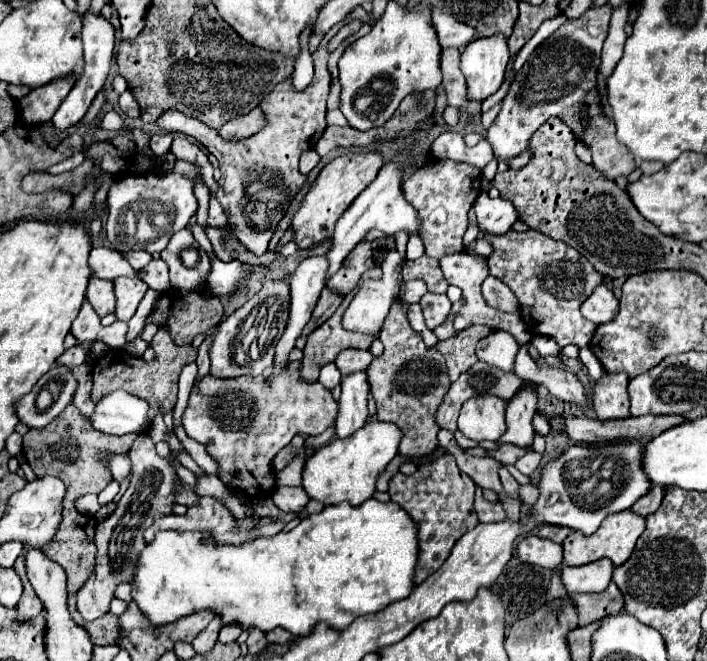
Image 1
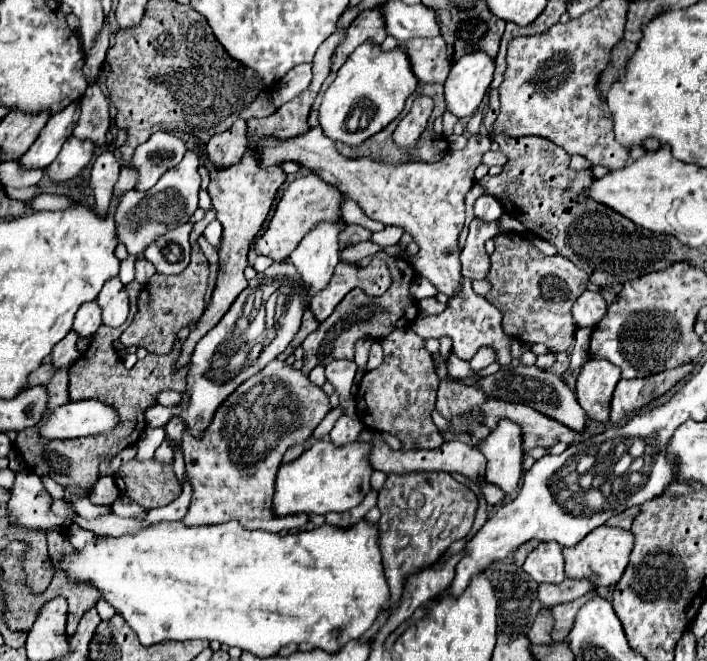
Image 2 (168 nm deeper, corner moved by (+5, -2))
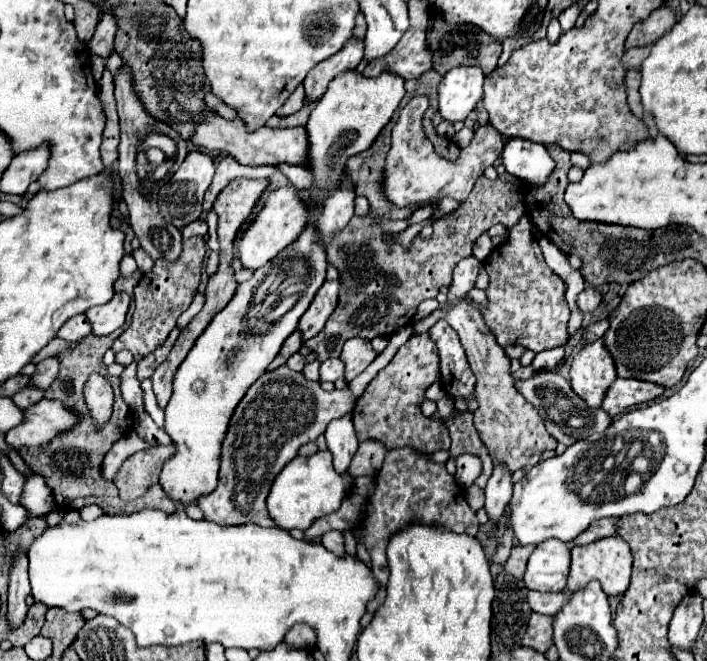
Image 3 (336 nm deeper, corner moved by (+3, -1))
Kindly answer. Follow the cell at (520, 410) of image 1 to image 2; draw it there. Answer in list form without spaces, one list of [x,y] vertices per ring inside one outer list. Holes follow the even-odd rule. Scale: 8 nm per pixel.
[[[502,420],[494,432],[482,442],[480,452],[486,456],[486,482],[512,494],[522,476],[522,444],[520,430],[510,420]]]

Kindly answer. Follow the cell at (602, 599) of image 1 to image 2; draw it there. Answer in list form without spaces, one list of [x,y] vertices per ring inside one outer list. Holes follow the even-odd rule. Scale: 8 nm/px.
[[[588,596],[574,600],[570,604],[558,604],[550,608],[550,614],[554,618],[554,628],[552,628],[552,640],[554,642],[564,642],[566,634],[570,632],[570,626],[574,624],[574,614],[578,612],[578,606],[582,606],[586,602]]]

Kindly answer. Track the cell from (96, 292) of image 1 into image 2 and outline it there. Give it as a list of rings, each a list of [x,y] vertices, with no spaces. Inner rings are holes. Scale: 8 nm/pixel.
[[[96,300],[82,304],[80,310],[74,316],[74,326],[72,330],[80,336],[80,338],[90,338],[102,324],[102,310],[98,310]]]

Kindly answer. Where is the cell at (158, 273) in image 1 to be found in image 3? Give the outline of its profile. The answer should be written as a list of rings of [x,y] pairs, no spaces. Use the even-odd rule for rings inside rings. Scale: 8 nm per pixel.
[[[136,249],[136,251],[132,251],[132,257],[136,259],[136,263],[138,263],[138,271],[140,271],[140,273],[148,273],[148,271],[152,269],[152,265],[154,265],[154,261],[144,253],[144,249]]]

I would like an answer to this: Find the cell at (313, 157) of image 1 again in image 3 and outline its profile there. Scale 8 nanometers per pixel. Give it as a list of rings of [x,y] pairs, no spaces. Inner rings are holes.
[[[232,155],[224,157],[218,165],[216,165],[216,175],[212,179],[212,185],[208,187],[208,193],[206,193],[206,199],[204,199],[204,209],[208,211],[216,199],[216,195],[236,177],[248,177],[248,179],[269,178],[270,175],[279,171],[279,167],[266,165],[261,167],[244,167],[240,165]]]

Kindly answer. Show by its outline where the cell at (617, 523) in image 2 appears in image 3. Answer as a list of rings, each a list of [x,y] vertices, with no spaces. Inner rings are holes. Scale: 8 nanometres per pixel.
[[[614,517],[612,519],[600,519],[600,521],[592,523],[584,533],[580,533],[580,537],[576,537],[576,543],[586,545],[586,543],[614,535],[616,533],[616,521],[618,521],[618,517],[616,519]]]

